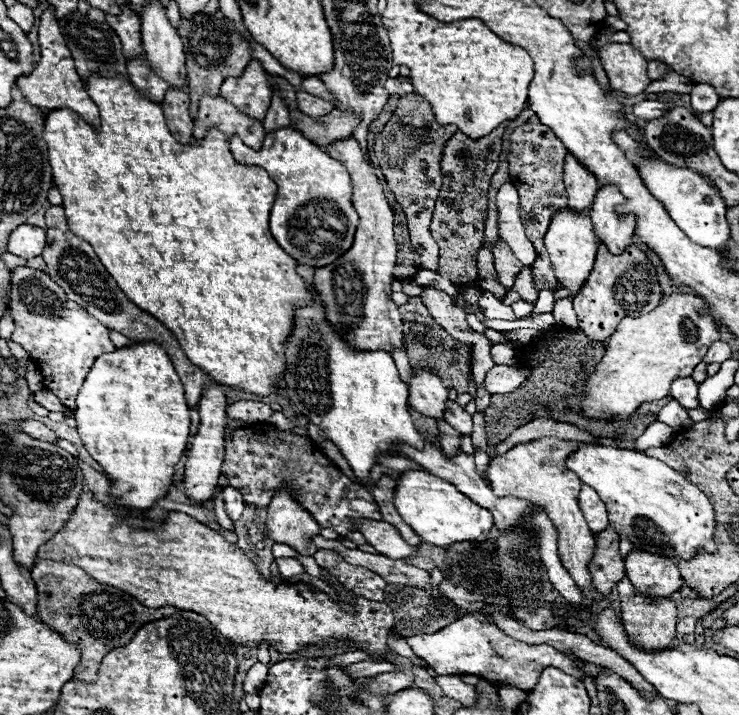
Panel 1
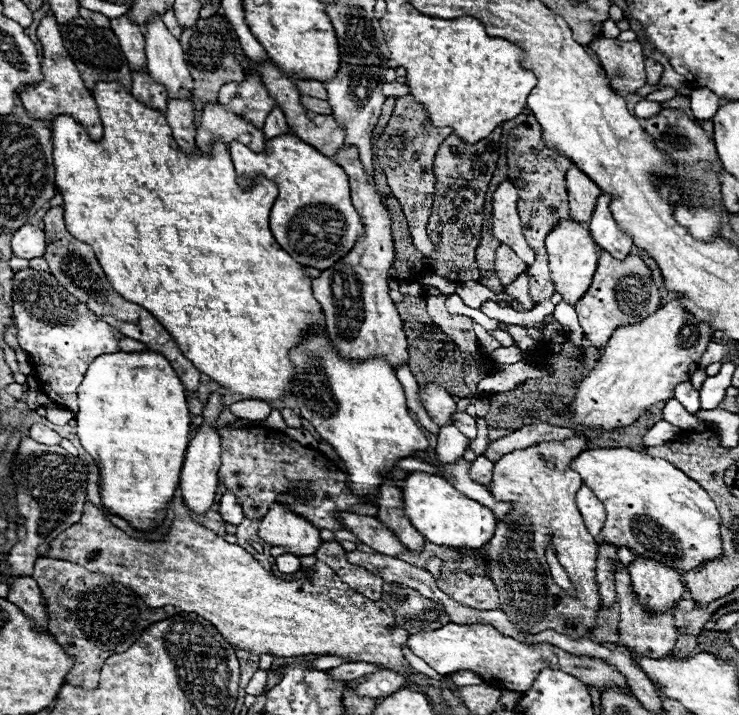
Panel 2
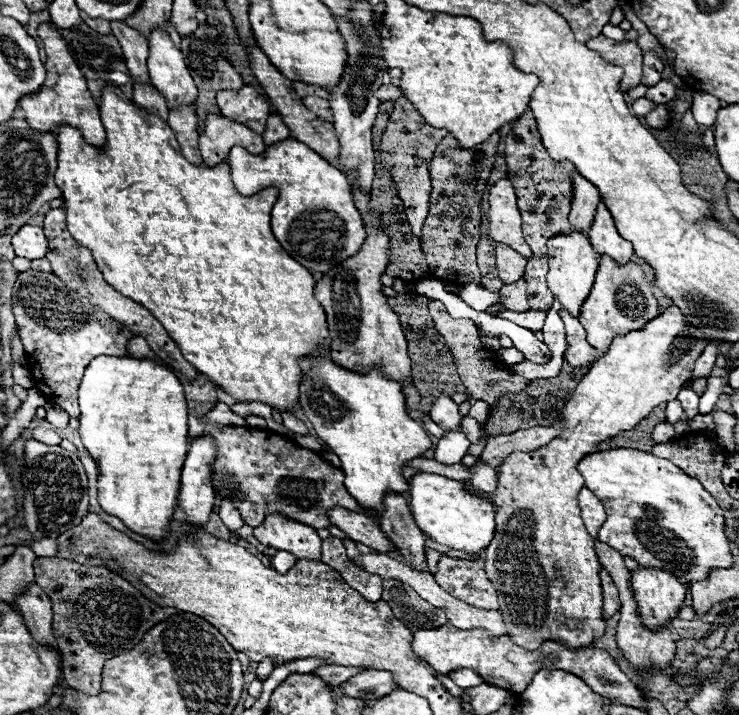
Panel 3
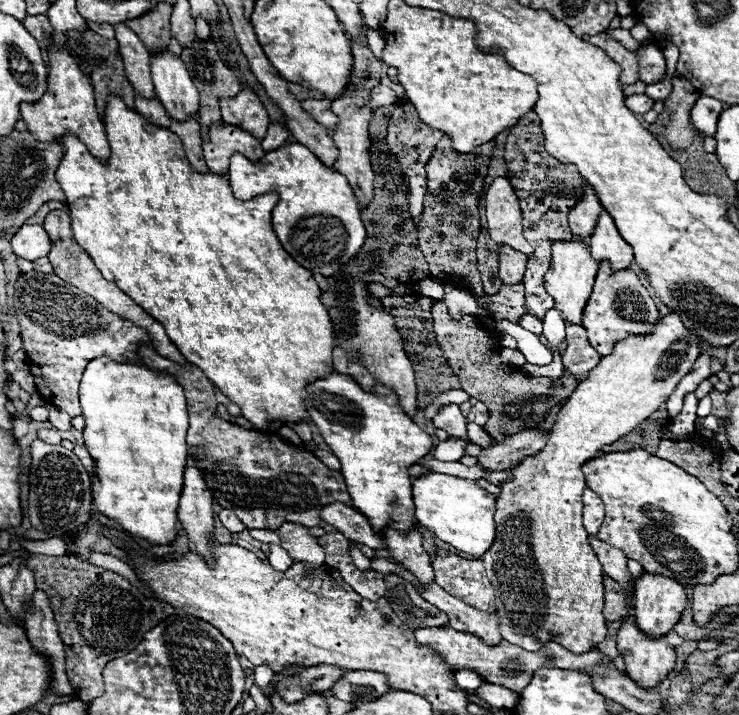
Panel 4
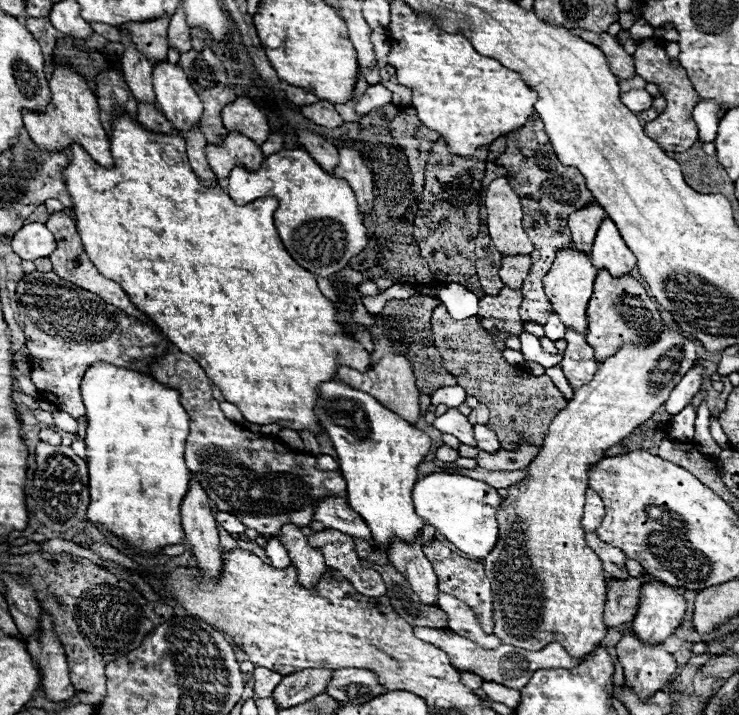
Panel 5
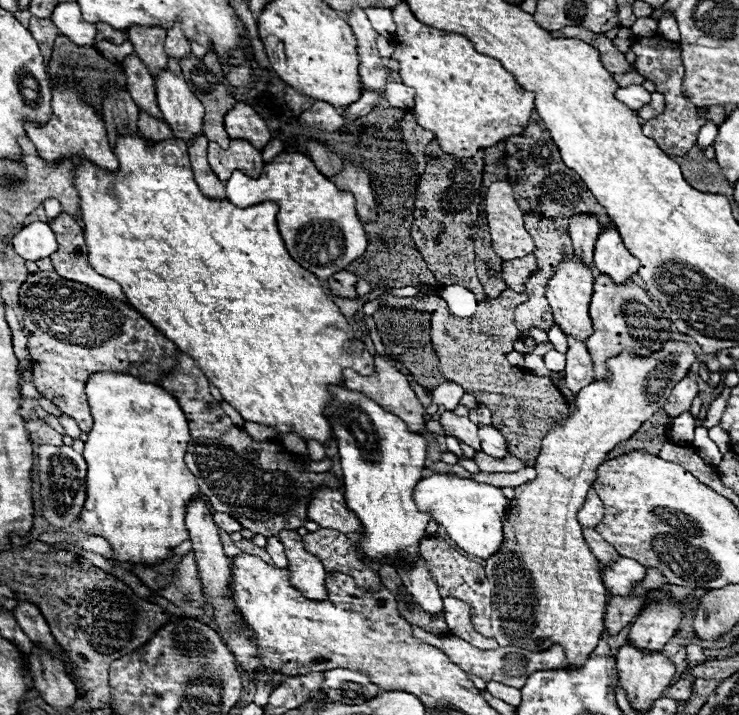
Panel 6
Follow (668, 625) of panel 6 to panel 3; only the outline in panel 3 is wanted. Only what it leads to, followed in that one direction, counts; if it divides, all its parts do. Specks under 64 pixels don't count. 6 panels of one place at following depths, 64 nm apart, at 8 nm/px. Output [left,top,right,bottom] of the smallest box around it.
[632,568,686,630]

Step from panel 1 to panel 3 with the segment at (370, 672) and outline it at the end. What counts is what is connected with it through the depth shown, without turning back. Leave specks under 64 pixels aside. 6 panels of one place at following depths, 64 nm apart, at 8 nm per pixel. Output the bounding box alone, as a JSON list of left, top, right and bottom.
[310,666,362,686]

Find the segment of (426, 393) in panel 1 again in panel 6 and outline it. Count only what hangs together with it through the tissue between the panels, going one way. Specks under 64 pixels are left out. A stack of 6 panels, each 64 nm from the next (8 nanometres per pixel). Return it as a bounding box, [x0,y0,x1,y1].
[440,412,482,450]

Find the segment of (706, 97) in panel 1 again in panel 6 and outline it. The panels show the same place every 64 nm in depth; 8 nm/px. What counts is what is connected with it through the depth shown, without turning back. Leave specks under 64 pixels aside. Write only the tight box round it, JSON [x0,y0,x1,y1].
[698,122,718,150]

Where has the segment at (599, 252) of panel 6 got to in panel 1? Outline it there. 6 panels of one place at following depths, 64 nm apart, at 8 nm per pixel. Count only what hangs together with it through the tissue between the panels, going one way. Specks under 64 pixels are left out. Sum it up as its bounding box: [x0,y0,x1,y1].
[590,186,634,256]

